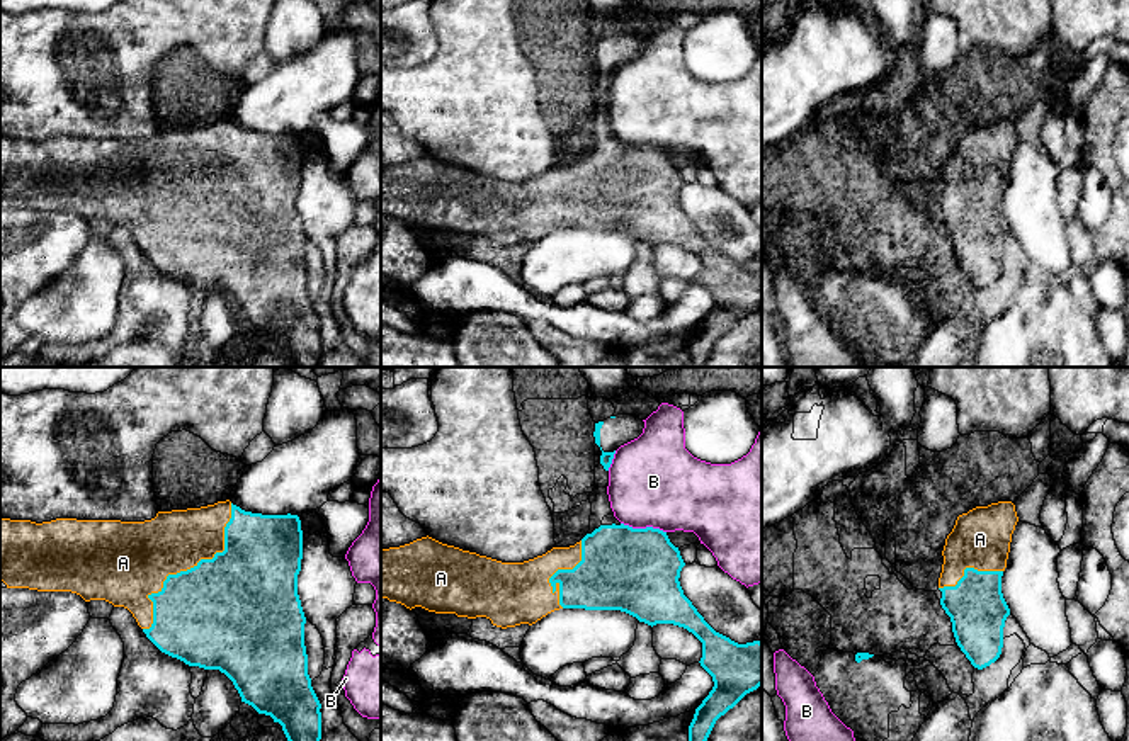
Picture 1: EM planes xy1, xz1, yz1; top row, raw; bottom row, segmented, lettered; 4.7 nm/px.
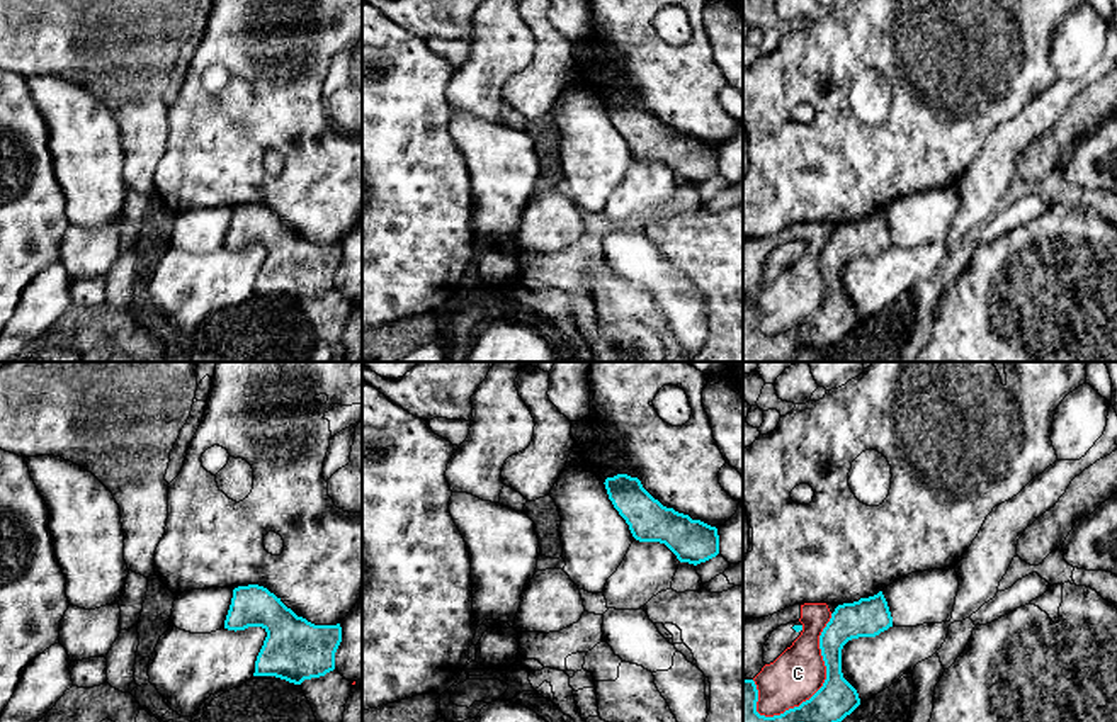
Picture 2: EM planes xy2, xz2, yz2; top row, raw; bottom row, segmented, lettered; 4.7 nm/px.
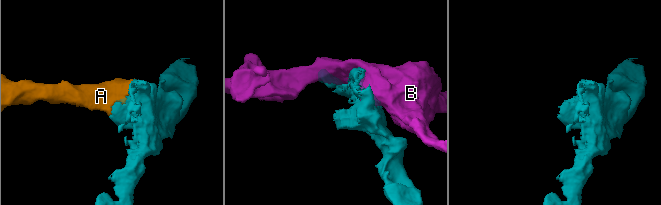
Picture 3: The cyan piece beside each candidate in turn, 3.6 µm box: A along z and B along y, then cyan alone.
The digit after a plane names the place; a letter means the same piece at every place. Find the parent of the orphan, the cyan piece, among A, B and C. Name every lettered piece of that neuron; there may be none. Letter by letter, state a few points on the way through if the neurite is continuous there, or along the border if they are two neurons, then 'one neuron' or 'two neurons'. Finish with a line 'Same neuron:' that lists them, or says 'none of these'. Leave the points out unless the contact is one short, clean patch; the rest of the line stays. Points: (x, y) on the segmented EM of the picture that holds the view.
A: one neuron
B: two neurons
C: two neurons
Same neuron: A

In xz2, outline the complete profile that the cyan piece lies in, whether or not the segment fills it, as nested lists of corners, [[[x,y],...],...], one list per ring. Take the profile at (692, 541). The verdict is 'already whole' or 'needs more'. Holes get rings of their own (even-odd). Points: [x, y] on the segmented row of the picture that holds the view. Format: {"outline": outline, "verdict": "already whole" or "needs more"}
{"outline": [[[617,474],[607,477],[604,484],[636,540],[665,544],[680,562],[694,566],[719,554],[716,527],[663,506],[638,477]]], "verdict": "already whole"}

